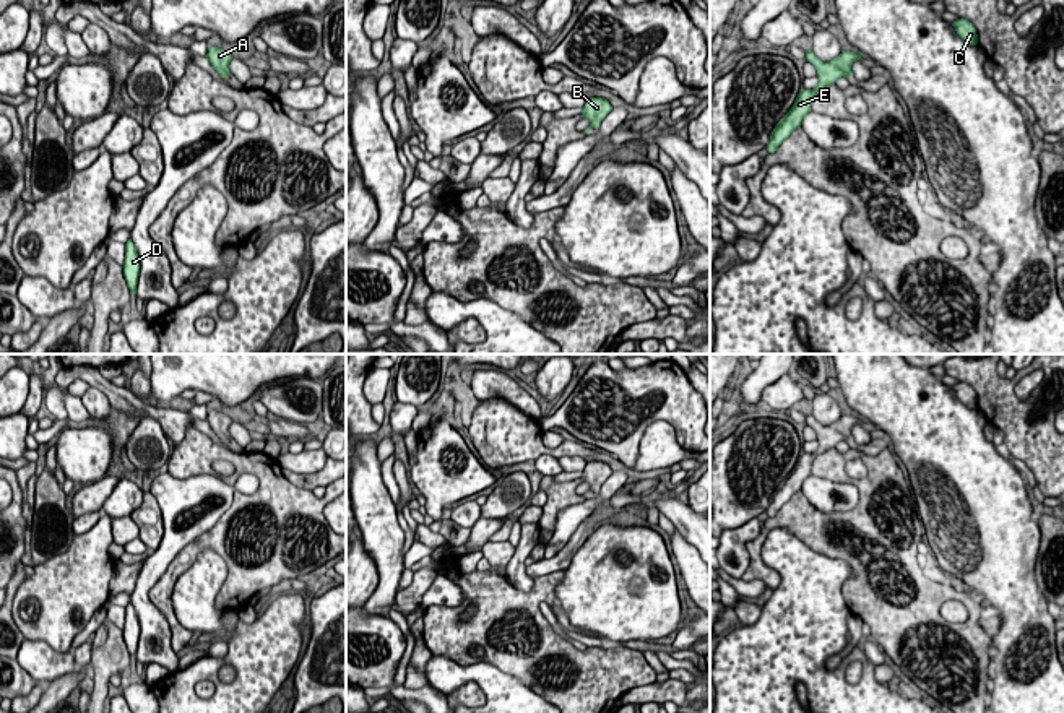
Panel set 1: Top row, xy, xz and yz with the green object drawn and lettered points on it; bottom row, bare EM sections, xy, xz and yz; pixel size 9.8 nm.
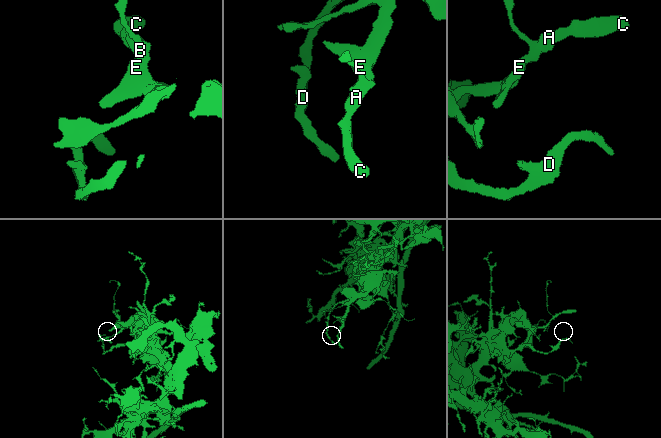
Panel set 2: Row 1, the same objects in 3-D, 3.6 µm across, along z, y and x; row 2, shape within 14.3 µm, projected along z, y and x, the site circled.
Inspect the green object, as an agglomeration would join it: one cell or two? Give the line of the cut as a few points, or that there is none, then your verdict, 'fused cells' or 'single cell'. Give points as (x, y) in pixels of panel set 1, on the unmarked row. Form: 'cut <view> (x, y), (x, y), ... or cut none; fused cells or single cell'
cut none; single cell

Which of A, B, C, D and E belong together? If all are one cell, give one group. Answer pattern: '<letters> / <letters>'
A B C D E

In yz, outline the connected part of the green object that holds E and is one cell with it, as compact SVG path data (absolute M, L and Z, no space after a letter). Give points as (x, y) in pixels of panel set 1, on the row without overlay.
M806 414L806 424L817 434L819 447L814 453L799 455L791 474L775 489L770 505L767 508L768 516L775 516L778 510L802 489L802 482L811 476L812 461L837 447L838 442L853 440L851 429L864 421L863 417L841 414L838 421L830 426L822 426L812 414Z

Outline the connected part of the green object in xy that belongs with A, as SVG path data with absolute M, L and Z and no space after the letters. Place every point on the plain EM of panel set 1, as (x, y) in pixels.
M208 411L206 417L211 430L218 435L219 440L232 440L229 435L229 426L234 422L229 416L219 411Z

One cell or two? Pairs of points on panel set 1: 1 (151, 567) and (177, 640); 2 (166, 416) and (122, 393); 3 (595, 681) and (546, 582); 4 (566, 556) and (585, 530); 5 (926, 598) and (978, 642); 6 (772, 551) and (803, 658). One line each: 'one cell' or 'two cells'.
1: two cells
2: one cell
3: one cell
4: one cell
5: one cell
6: one cell

